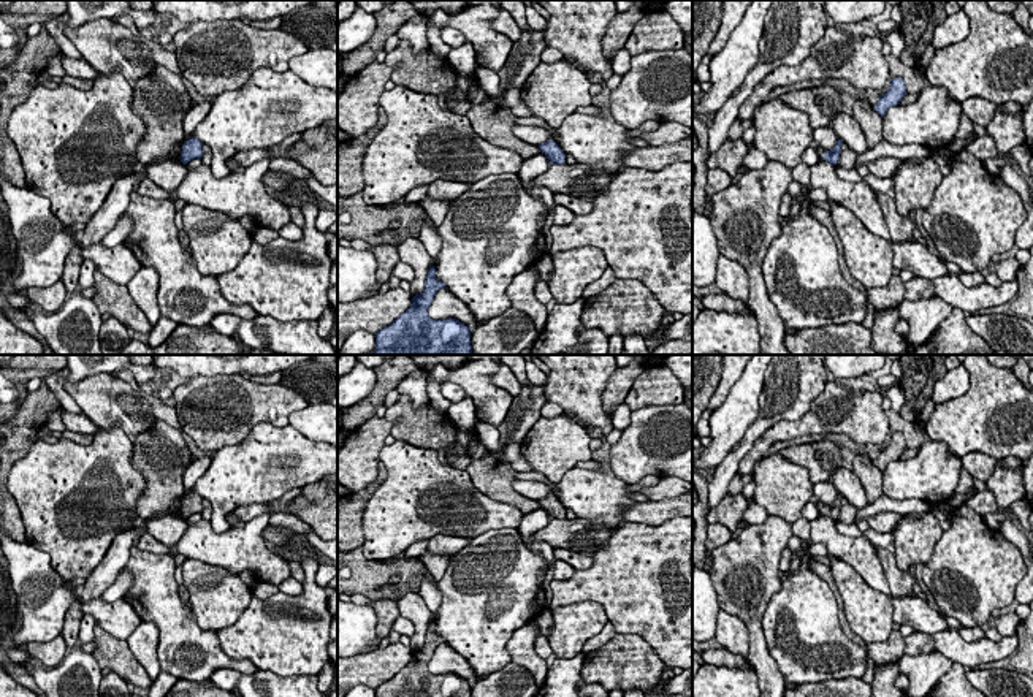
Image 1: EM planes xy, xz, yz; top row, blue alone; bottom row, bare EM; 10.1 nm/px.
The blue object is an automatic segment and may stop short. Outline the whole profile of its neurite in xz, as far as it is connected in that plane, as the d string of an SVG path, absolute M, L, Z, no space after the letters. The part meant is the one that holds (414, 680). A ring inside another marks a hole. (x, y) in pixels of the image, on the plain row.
M431 621L425 643L412 653L410 662L391 680L375 687L375 697L471 697L472 684L456 673L433 675L428 664L444 637L436 634L436 623Z

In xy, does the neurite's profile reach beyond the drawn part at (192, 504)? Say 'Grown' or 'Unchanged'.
Unchanged

